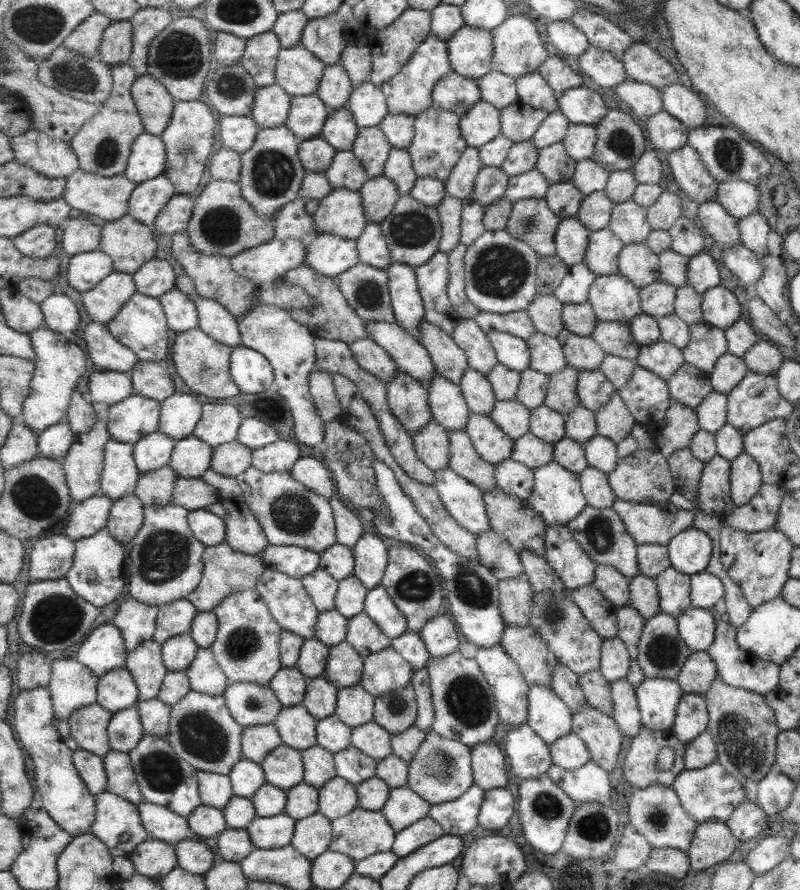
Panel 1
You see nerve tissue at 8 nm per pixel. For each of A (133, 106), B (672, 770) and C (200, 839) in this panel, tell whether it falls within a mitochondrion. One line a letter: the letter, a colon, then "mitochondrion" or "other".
A: other
B: other
C: other

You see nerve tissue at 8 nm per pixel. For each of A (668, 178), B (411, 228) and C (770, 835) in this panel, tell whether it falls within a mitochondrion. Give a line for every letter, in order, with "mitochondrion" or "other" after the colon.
A: other
B: mitochondrion
C: other

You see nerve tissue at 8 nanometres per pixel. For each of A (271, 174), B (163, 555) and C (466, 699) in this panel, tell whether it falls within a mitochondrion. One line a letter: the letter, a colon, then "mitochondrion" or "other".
A: mitochondrion
B: mitochondrion
C: mitochondrion

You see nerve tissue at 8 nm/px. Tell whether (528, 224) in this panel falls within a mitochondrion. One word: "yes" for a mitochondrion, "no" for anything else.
yes

